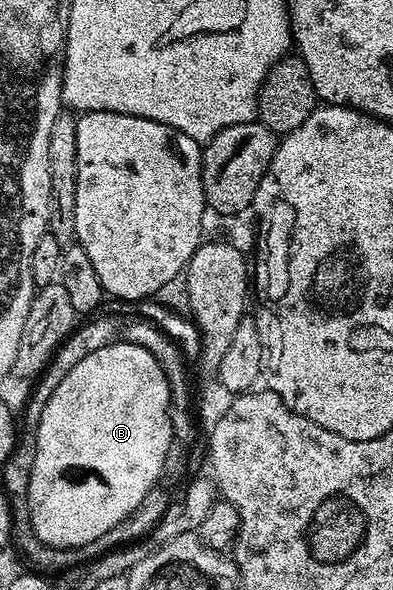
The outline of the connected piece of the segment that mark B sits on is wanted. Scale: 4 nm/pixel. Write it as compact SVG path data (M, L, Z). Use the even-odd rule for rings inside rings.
M109 344L94 353L87 354L81 362L72 367L71 372L66 378L55 387L53 393L46 395L41 408L41 421L37 424L37 449L35 450L35 466L31 470L29 479L29 513L31 514L31 527L35 534L47 546L52 548L82 548L95 538L100 538L102 534L107 534L123 518L127 518L141 505L143 498L152 488L158 487L160 476L165 472L165 459L169 453L169 448L173 445L173 427L169 417L169 380L163 374L159 362L143 346L134 344Z

